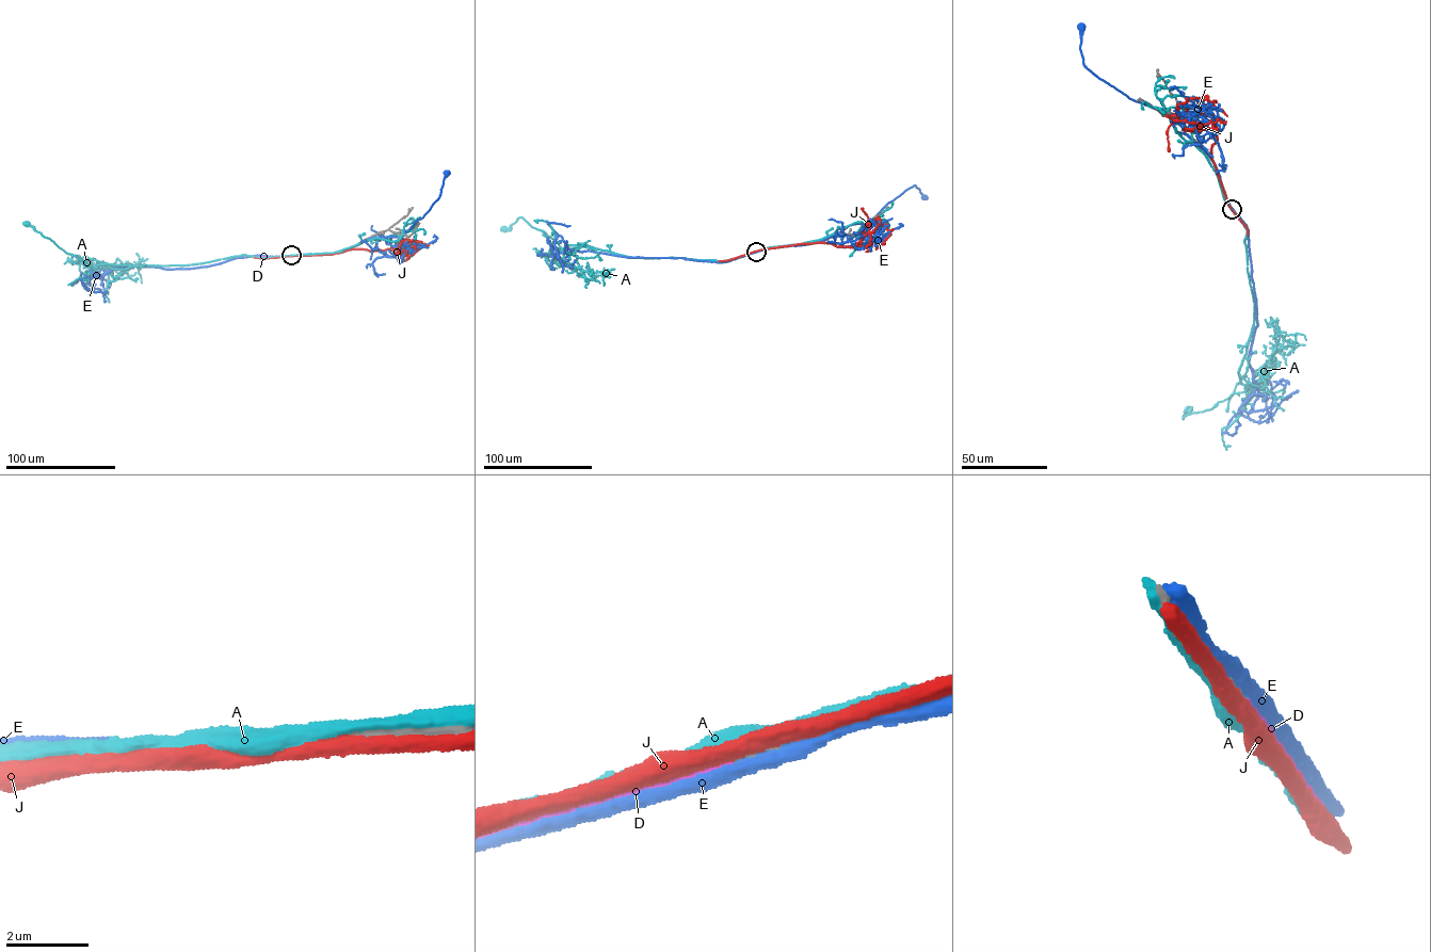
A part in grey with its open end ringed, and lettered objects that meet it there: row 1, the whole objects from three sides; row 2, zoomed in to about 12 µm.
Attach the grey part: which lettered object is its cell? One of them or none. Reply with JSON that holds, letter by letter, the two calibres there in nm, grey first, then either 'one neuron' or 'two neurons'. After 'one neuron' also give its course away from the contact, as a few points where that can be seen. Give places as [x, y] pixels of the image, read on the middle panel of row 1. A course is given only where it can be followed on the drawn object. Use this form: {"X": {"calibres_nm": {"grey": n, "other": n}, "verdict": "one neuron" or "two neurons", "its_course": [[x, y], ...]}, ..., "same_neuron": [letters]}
{"A": {"calibres_nm": {"grey": 160, "other": 340}, "verdict": "two neurons"}, "D": {"calibres_nm": {"grey": 170, "other": 160}, "verdict": "one neuron", "its_course": [[755, 252], [725, 260]]}, "E": {"calibres_nm": {"grey": 160, "other": 340}, "verdict": "two neurons"}, "J": {"calibres_nm": {"grey": 160, "other": 400}, "verdict": "two neurons"}, "same_neuron": ["D"]}

